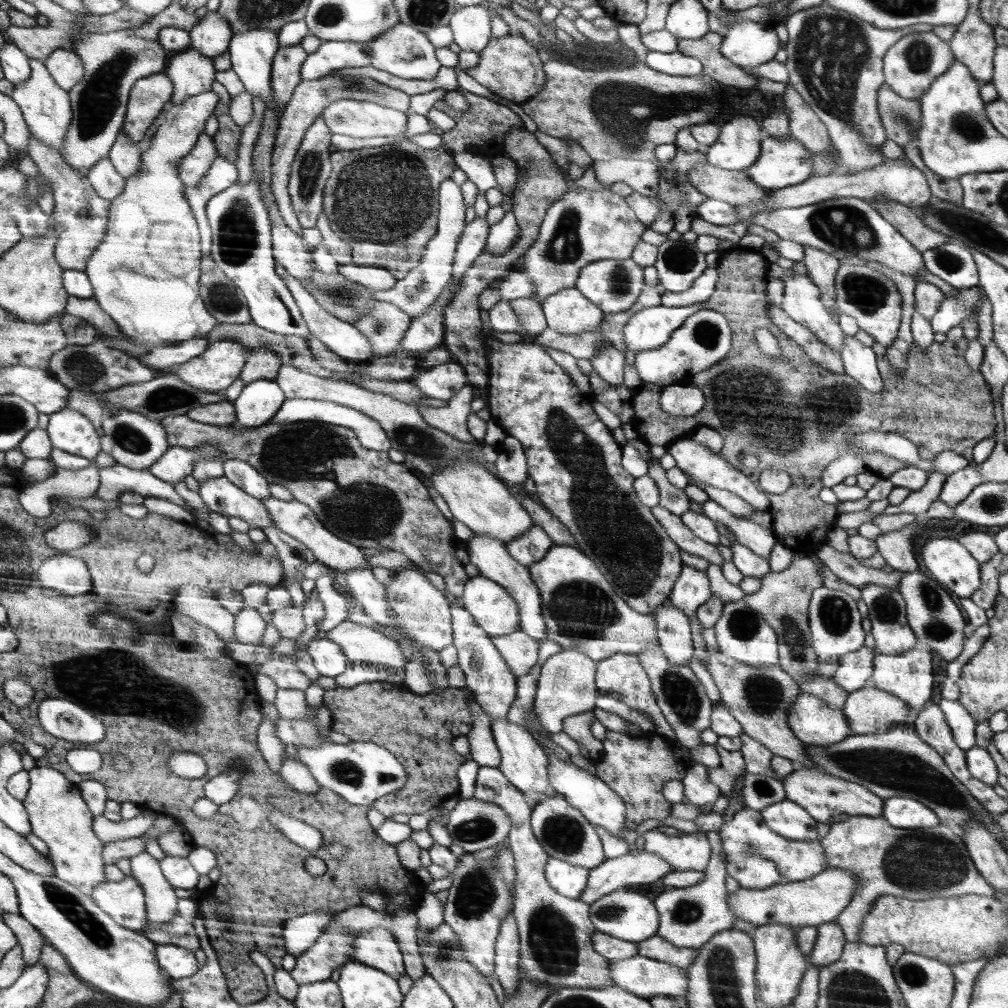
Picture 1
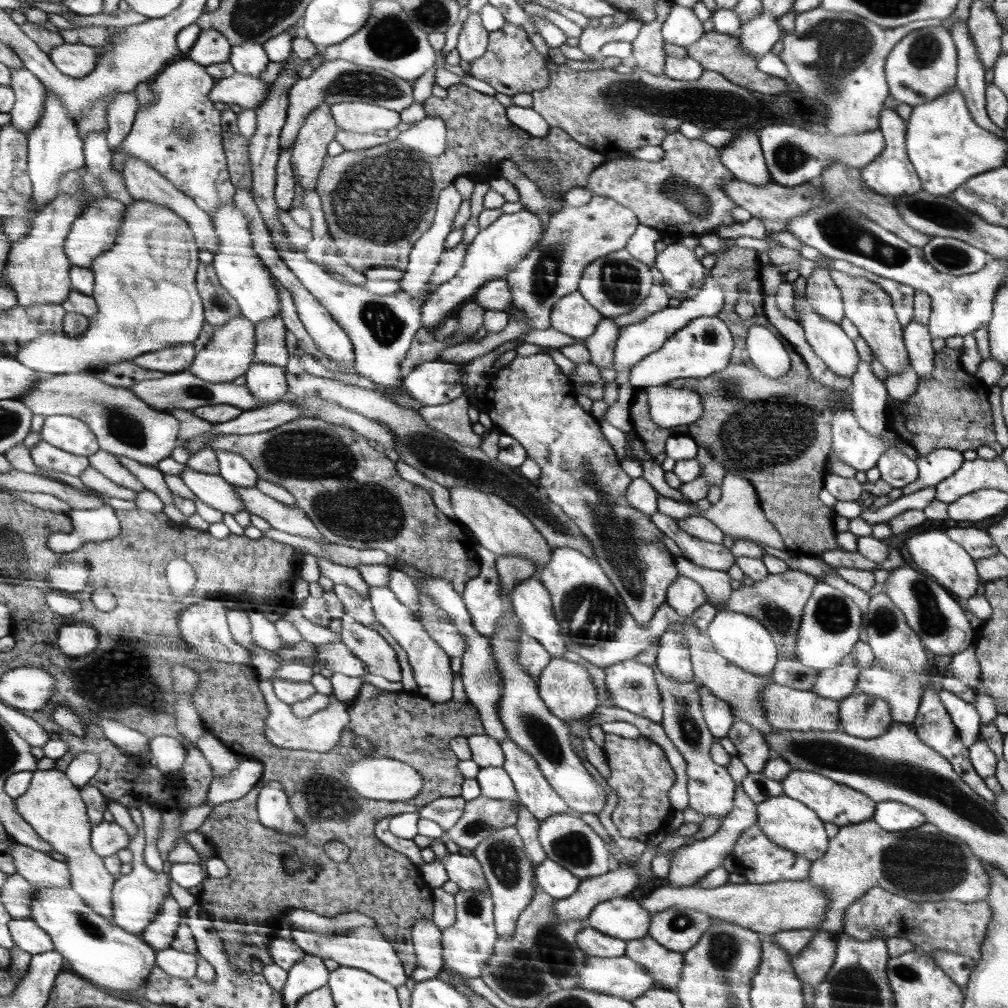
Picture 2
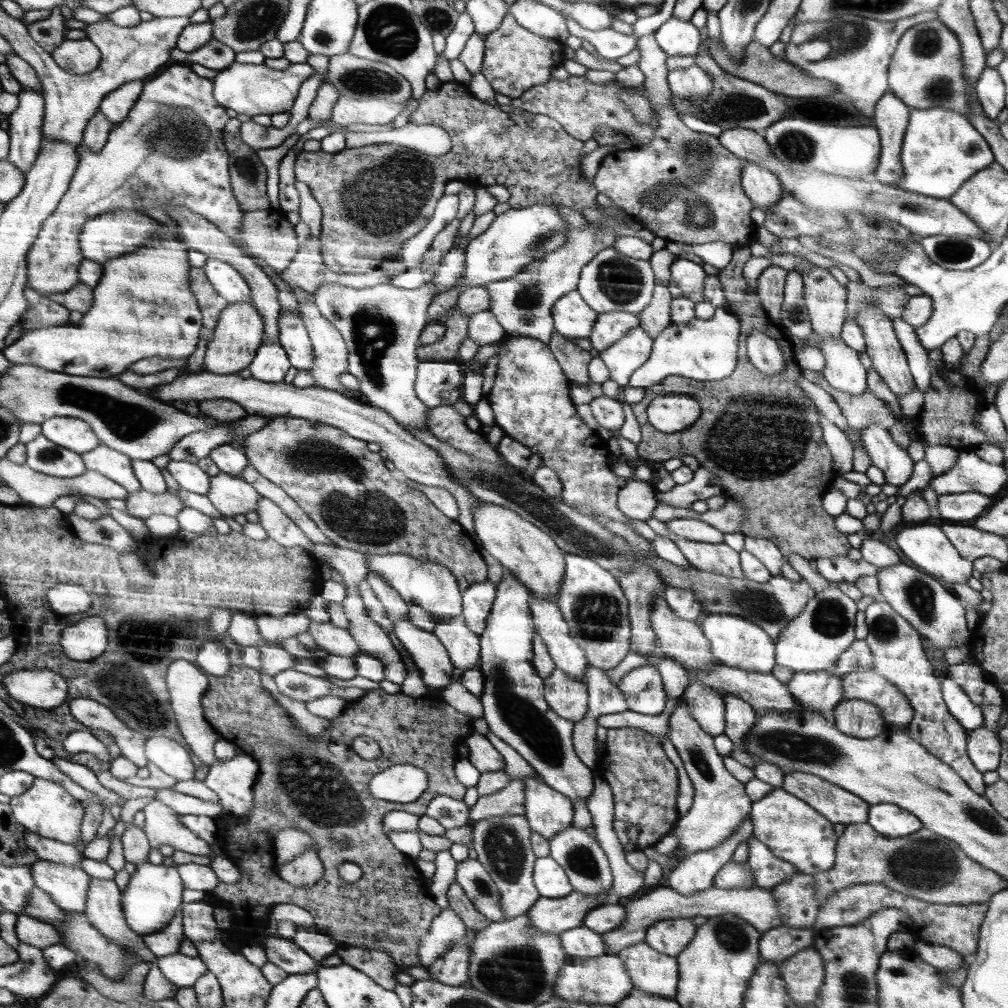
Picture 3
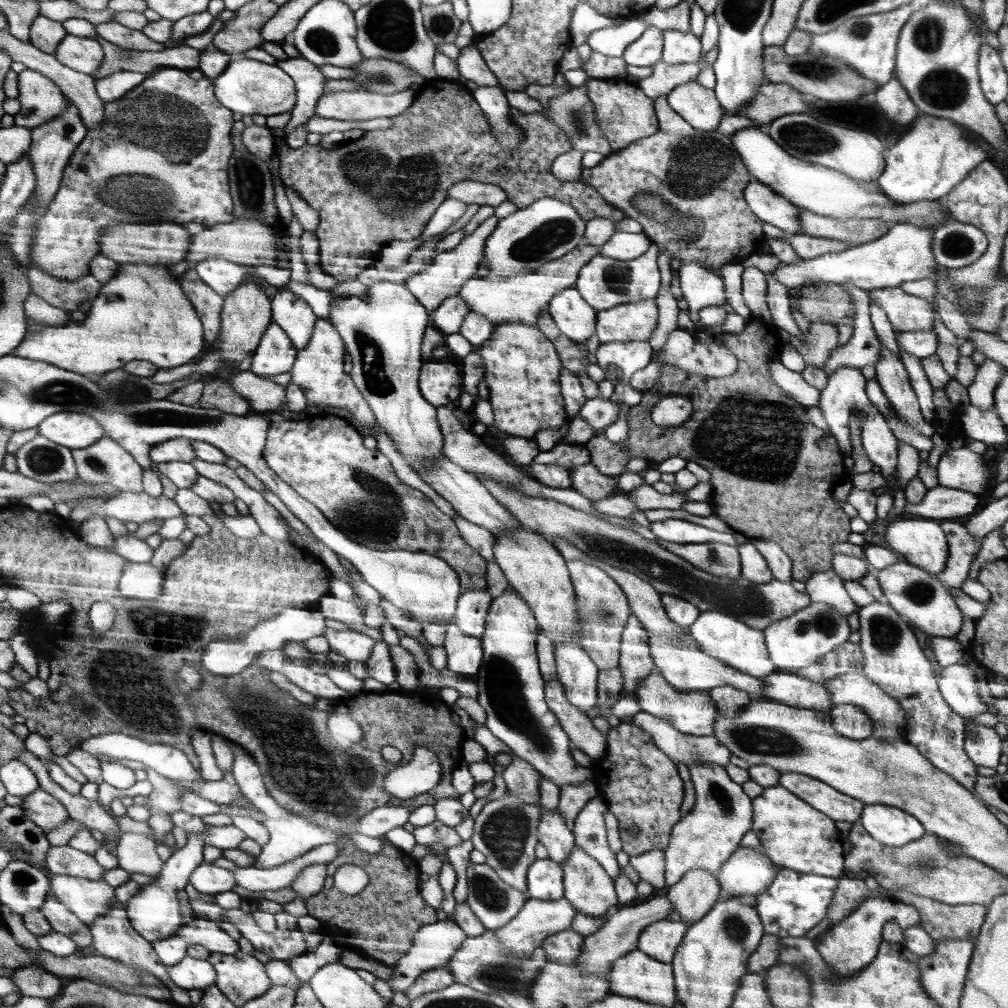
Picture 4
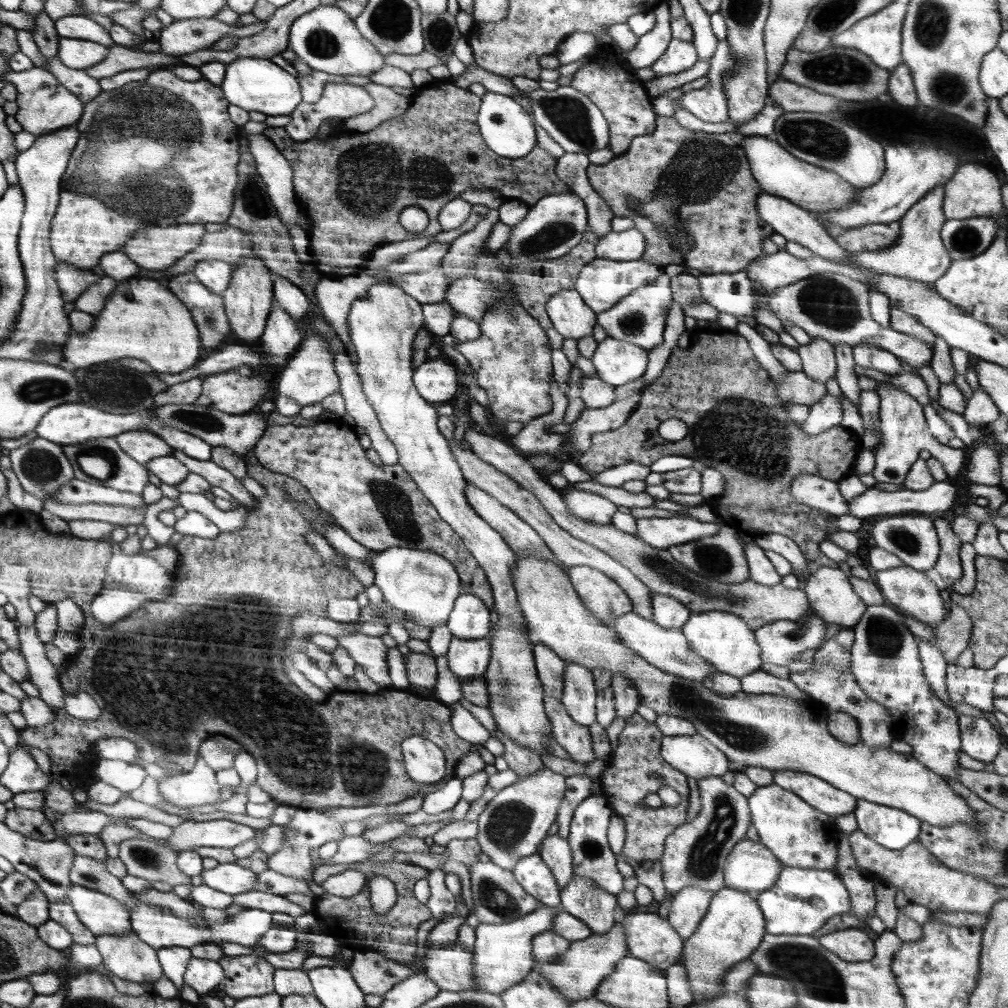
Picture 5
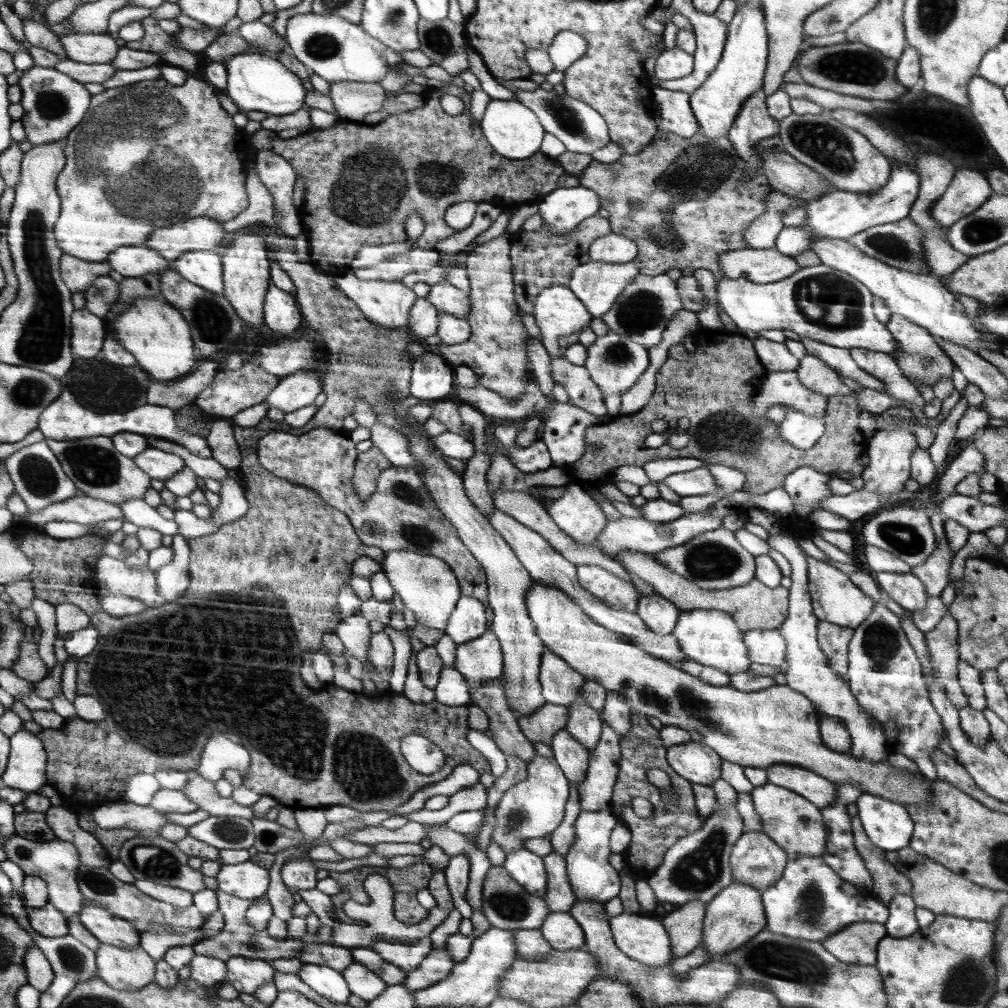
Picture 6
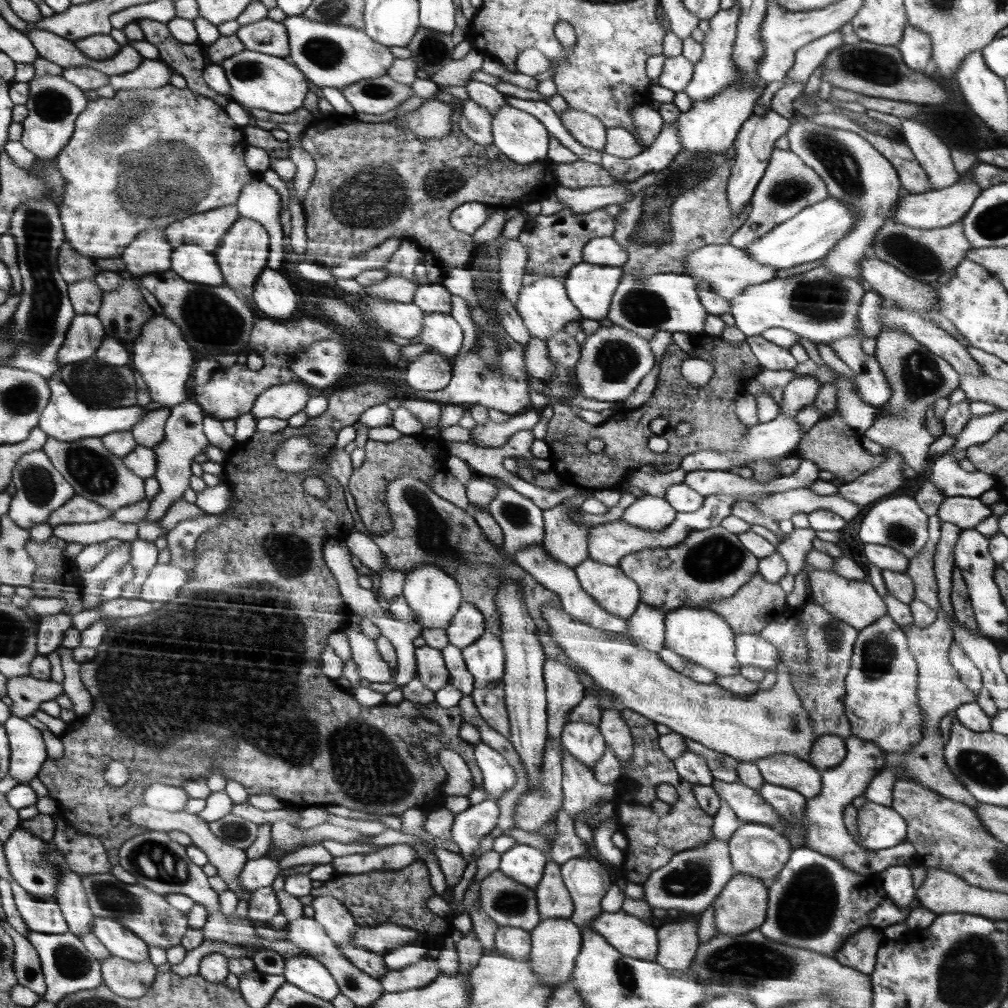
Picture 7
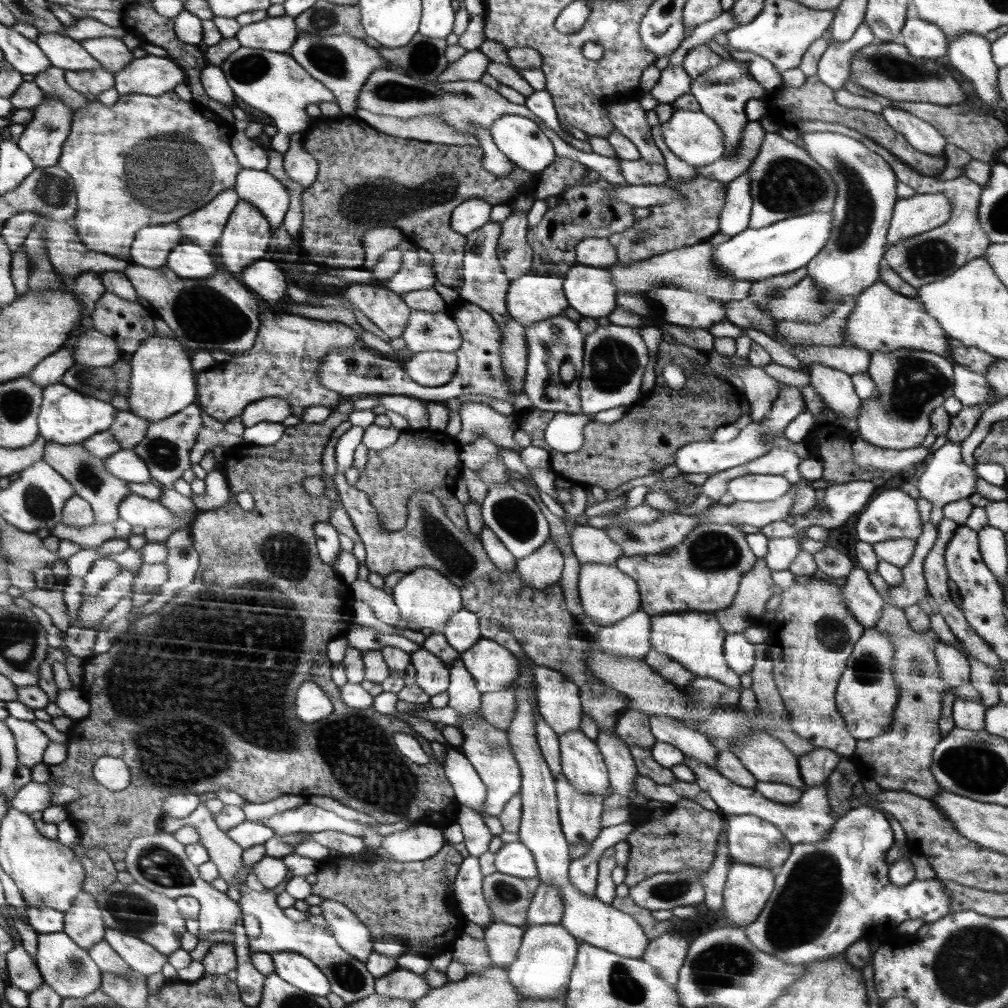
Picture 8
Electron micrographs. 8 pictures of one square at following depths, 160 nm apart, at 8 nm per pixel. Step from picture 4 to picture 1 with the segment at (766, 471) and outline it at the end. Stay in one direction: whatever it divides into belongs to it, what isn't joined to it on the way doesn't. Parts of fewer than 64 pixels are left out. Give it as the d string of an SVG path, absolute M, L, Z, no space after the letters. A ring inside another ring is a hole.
M733 249L721 253L717 266L718 280L715 291L706 302L706 307L721 312L731 328L731 350L724 360L716 362L711 368L696 374L692 380L693 386L703 392L705 404L702 410L688 418L668 416L662 412L658 399L662 386L645 384L635 391L630 401L634 409L634 417L631 420L634 430L648 445L668 446L672 438L678 438L686 432L698 430L702 426L713 428L720 433L723 442L720 446L721 455L735 468L740 470L758 486L760 474L767 469L776 469L786 472L792 480L790 489L782 494L770 494L769 506L766 512L772 515L774 536L778 543L783 544L794 553L802 553L803 556L816 554L819 546L825 542L828 531L835 528L839 512L832 504L824 503L818 493L823 488L821 477L826 466L839 456L846 448L851 448L849 438L859 432L894 432L905 436L916 444L919 457L922 460L933 460L945 450L951 450L961 454L972 461L974 446L995 434L995 418L993 416L993 399L991 387L987 384L978 370L972 370L967 364L964 355L968 343L964 337L958 342L946 340L939 344L934 342L928 352L922 352L916 344L913 344L908 352L906 370L898 376L894 368L890 368L890 362L885 356L877 358L884 390L880 394L866 391L856 380L844 374L832 374L820 366L816 366L810 356L798 346L794 340L783 334L772 322L769 313L771 303L766 297L766 282L768 278L768 262L759 251ZM759 328L770 331L780 345L780 358L762 356L754 332ZM754 454L759 463L755 469L749 470L740 461L740 456Z

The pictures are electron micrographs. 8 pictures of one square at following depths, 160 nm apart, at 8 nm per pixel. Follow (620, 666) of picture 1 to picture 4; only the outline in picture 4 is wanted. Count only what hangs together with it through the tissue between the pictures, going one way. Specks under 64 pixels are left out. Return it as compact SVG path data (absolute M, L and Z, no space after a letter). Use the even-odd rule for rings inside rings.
M654 670L646 676L634 692L642 712L650 713L658 718L670 721L676 730L696 736L713 734L713 726L717 717L716 703L708 692L680 691L675 689L661 674Z

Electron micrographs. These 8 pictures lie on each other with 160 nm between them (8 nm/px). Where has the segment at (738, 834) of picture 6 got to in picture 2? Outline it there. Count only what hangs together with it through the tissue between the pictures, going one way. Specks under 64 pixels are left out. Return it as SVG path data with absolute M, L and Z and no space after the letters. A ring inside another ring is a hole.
M656 663L651 664L651 667L660 694L660 723L687 762L689 806L703 815L704 820L706 817L717 817L723 821L733 812L738 784L725 766L716 764L710 758L714 735L709 731L705 721L700 685L692 679L684 682L675 681L666 676Z

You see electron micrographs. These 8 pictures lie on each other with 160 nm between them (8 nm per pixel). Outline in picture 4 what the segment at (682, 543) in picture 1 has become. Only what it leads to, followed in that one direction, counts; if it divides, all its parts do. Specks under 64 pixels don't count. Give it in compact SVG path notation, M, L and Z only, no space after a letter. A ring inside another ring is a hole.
M660 541L670 552L690 561L698 569L714 576L727 576L733 579L741 577L741 560L738 546L720 542L700 542L678 544Z

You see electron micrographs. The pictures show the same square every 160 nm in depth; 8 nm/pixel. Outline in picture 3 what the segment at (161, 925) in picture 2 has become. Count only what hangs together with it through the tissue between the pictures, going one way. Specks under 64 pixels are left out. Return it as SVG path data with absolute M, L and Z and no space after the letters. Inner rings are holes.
M181 915L175 916L168 926L144 936L145 944L157 957L180 953L180 944L184 939L186 938Z

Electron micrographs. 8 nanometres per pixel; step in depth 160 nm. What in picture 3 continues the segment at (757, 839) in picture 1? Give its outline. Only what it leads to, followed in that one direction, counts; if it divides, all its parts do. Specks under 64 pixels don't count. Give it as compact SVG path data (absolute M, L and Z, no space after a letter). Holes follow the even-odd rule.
M753 836L749 840L747 863L756 887L772 889L799 872L794 864L777 857L768 845Z

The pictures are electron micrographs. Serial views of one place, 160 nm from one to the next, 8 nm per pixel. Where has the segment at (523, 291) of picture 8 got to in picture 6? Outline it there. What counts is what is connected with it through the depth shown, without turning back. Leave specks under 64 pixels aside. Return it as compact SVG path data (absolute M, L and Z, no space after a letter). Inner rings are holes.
M561 284L542 289L533 307L532 316L535 318L536 324L540 329L541 344L546 348L550 357L563 355L558 343L560 336L579 335L582 328L589 326L590 321L594 317L589 309L586 308L586 305L582 304L581 300L578 300L573 289Z

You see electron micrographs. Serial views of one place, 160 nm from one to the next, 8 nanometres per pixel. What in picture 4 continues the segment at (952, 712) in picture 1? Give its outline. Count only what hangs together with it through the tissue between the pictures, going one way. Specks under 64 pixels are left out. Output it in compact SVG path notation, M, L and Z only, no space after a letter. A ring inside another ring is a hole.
M962 662L942 668L938 688L950 708L965 719L988 712L988 706L978 695L974 671Z

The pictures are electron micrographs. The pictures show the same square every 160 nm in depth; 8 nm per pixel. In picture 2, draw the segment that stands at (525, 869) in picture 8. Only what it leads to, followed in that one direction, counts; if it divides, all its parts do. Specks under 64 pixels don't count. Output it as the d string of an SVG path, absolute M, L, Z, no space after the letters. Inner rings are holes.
M547 859L541 867L536 867L535 880L540 890L548 893L555 900L566 899L574 895L580 887L578 877L574 876L564 866L557 864L556 861Z

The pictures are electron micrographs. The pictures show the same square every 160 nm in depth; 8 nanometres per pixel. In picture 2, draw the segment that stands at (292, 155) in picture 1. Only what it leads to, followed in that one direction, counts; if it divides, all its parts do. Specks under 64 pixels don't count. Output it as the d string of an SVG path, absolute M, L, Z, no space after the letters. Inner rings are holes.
M331 60L322 63L308 78L299 78L289 88L289 110L285 126L281 130L281 150L294 144L309 114L322 103L335 105L350 100L365 100L381 103L384 108L401 113L413 103L413 84L382 68L364 67L348 60Z

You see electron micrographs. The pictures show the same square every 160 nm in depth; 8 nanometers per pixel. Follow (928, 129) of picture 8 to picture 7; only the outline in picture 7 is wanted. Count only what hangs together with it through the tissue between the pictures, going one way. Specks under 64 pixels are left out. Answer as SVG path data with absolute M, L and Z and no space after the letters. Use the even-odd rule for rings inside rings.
M902 117L901 130L904 141L918 164L926 171L934 191L952 186L960 179L944 138L936 136L932 130L922 126L920 121L914 121L910 117Z

